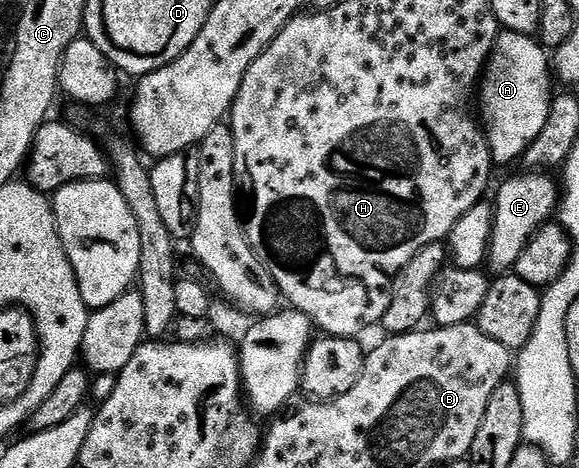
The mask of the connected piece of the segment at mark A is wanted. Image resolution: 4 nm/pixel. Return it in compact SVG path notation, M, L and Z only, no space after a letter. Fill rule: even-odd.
M500 32L477 89L477 113L496 166L518 162L537 135L541 135L541 127L545 127L545 119L549 119L551 110L551 77L553 81L548 50L534 36Z

